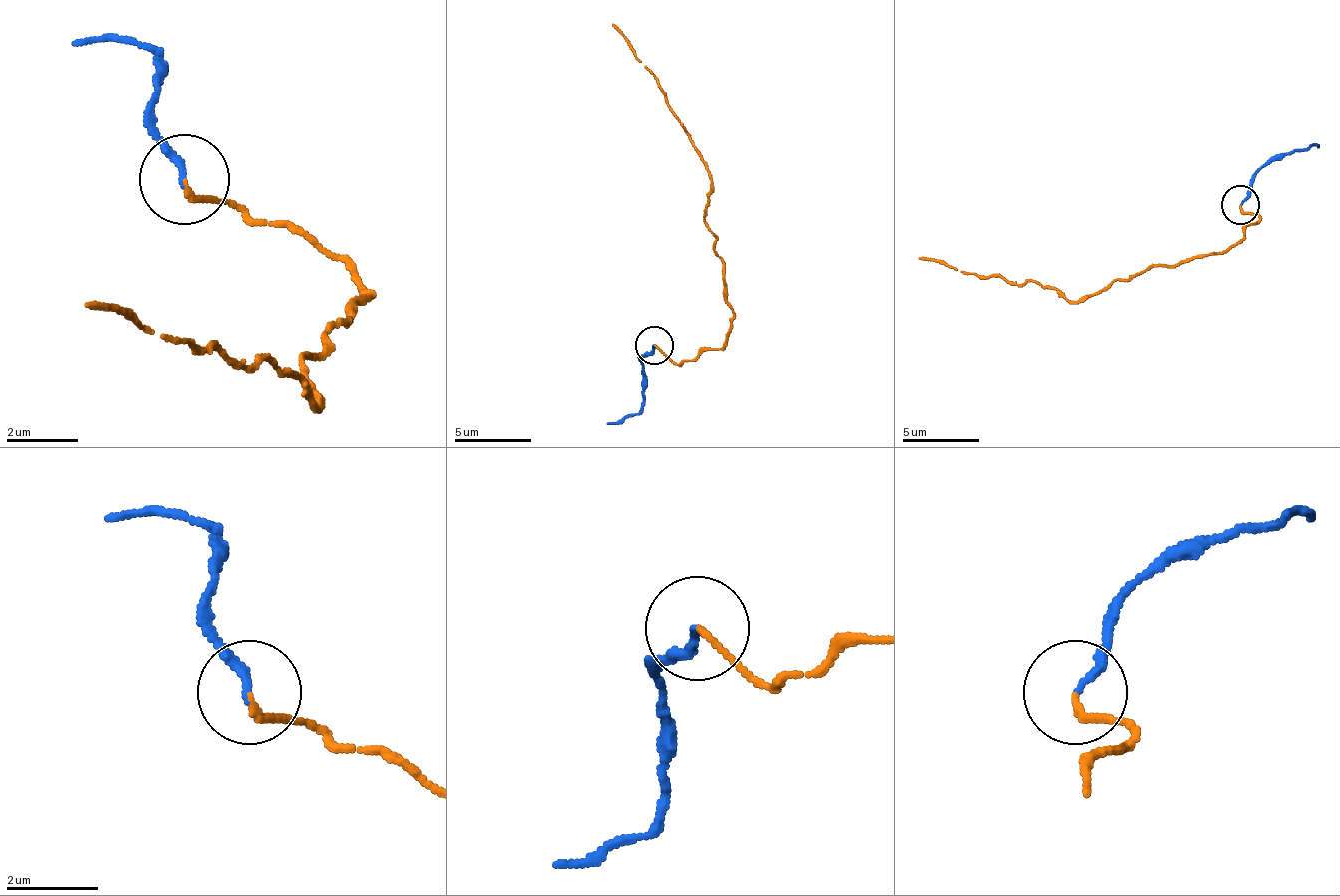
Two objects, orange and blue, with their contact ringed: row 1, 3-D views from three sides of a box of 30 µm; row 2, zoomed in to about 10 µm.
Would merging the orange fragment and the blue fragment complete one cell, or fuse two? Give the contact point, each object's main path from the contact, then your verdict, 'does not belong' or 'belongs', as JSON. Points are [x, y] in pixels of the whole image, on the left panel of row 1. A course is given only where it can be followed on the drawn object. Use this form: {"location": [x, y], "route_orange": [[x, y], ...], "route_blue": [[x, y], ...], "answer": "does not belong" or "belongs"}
{"location": [184, 179], "route_orange": [[187, 176], [286, 221], [367, 293], [322, 356], [304, 356], [313, 401], [268, 356], [232, 365], [88, 302]], "route_blue": [[187, 176], [151, 113], [160, 86], [151, 50], [70, 41]], "answer": "belongs"}

